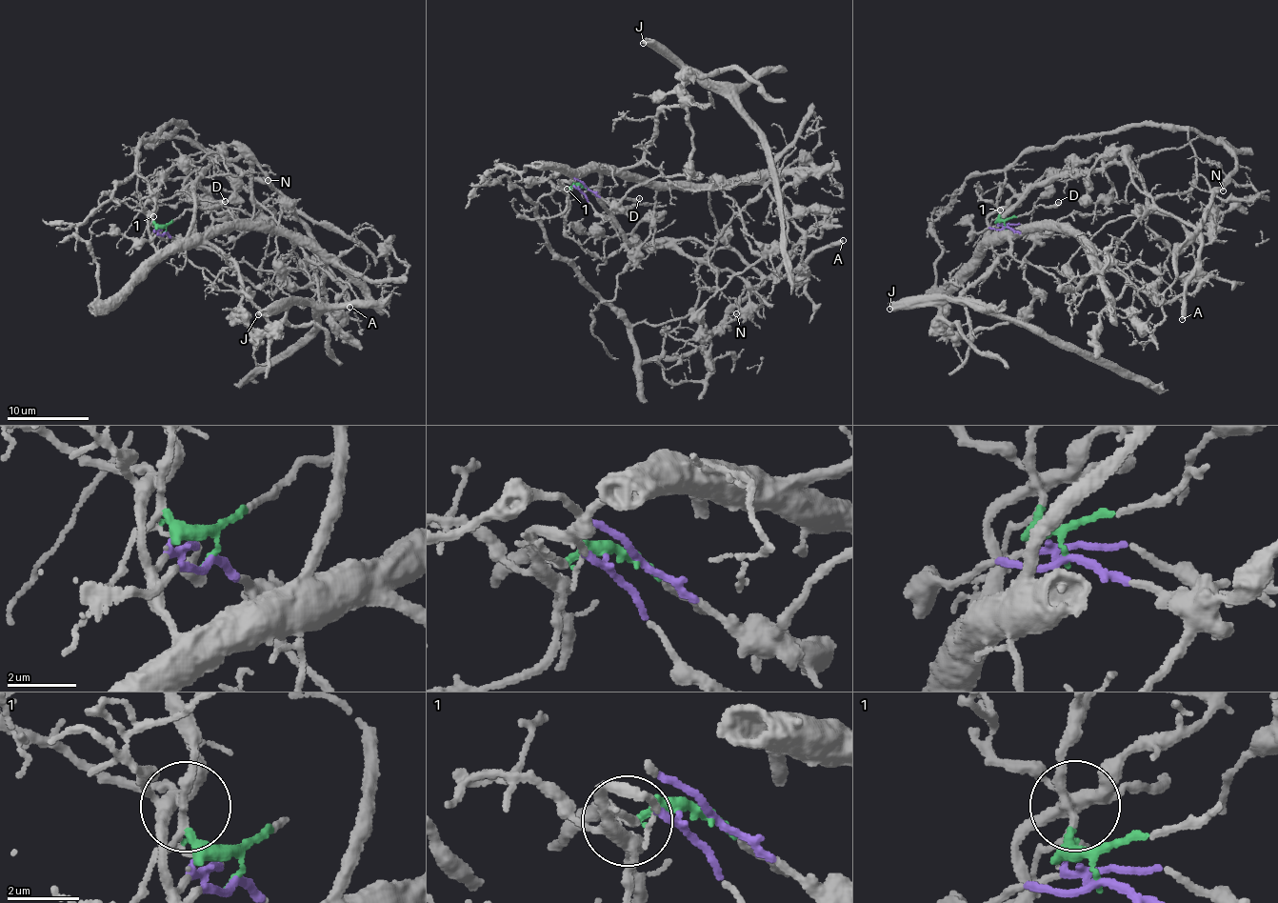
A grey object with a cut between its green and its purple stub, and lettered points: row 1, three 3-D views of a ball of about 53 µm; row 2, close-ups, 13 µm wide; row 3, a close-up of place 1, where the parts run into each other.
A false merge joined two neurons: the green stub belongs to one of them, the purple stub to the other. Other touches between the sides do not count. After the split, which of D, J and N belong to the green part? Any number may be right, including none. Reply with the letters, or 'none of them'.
D, N

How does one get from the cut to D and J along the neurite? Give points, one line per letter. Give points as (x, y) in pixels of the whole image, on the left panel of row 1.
D: (165, 232), (169, 224), (187, 210), (218, 207), (226, 201)
J: (165, 232), (185, 257), (242, 296), (239, 319), (252, 329), (252, 338), (261, 339), (286, 311), (258, 315)

